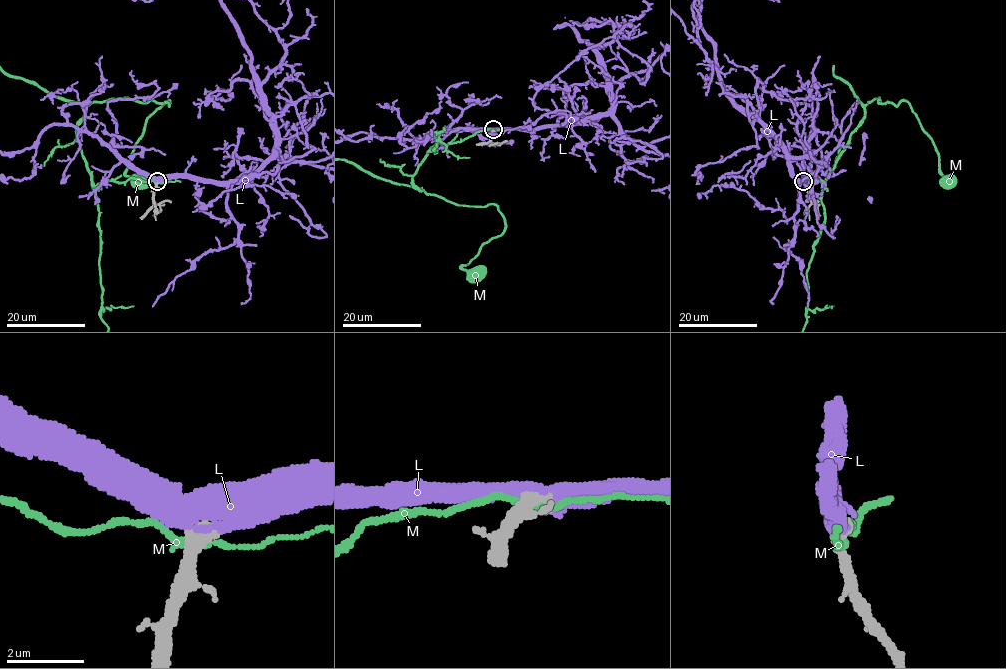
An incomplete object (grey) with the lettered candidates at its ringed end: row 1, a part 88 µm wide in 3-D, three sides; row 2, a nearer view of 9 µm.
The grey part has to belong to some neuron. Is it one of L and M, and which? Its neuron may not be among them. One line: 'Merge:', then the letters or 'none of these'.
Merge: L

